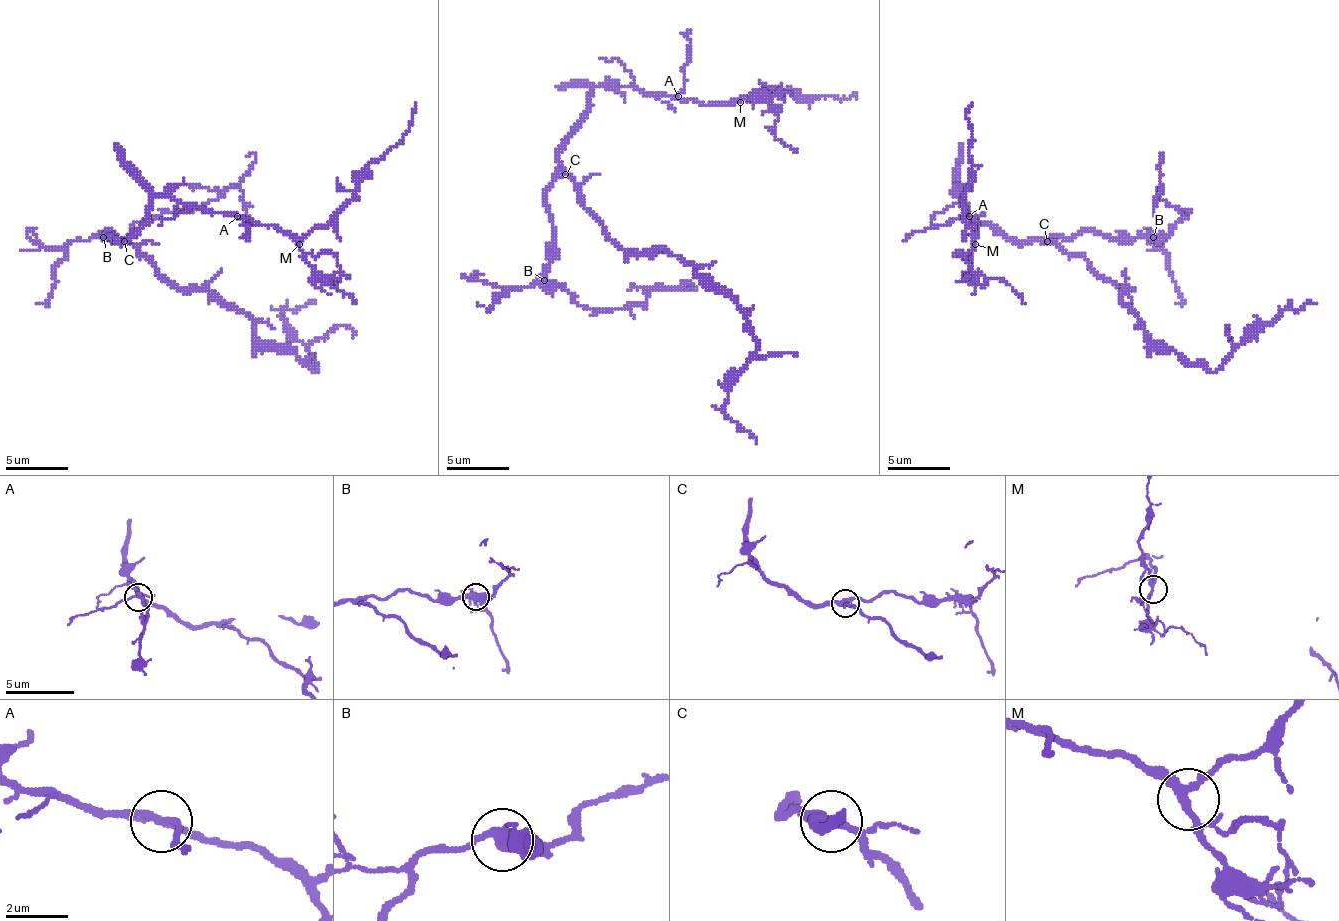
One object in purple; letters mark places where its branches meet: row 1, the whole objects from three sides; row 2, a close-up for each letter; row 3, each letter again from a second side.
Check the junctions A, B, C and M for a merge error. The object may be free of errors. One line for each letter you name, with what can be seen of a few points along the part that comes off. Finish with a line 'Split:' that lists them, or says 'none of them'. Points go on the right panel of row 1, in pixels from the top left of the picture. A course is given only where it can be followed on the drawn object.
Split: none of them

